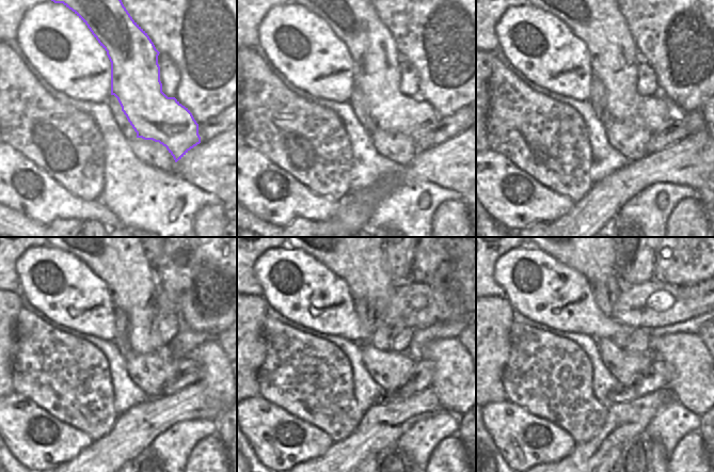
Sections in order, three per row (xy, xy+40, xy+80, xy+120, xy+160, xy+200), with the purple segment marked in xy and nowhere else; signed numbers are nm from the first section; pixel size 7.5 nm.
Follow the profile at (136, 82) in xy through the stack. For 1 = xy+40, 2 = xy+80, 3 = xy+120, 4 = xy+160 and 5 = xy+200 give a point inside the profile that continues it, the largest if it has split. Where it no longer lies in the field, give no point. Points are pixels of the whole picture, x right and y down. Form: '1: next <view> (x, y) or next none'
1: next xy+40 (353, 19)
2: next xy+80 (596, 19)
3: next xy+120 (117, 258)
4: next xy+160 (358, 258)
5: next xy+200 (596, 258)

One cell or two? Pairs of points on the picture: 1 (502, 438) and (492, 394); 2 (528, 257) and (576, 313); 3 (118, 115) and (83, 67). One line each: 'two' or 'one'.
1: two
2: one
3: two

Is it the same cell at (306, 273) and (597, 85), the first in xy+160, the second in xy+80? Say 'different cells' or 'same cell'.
different cells

